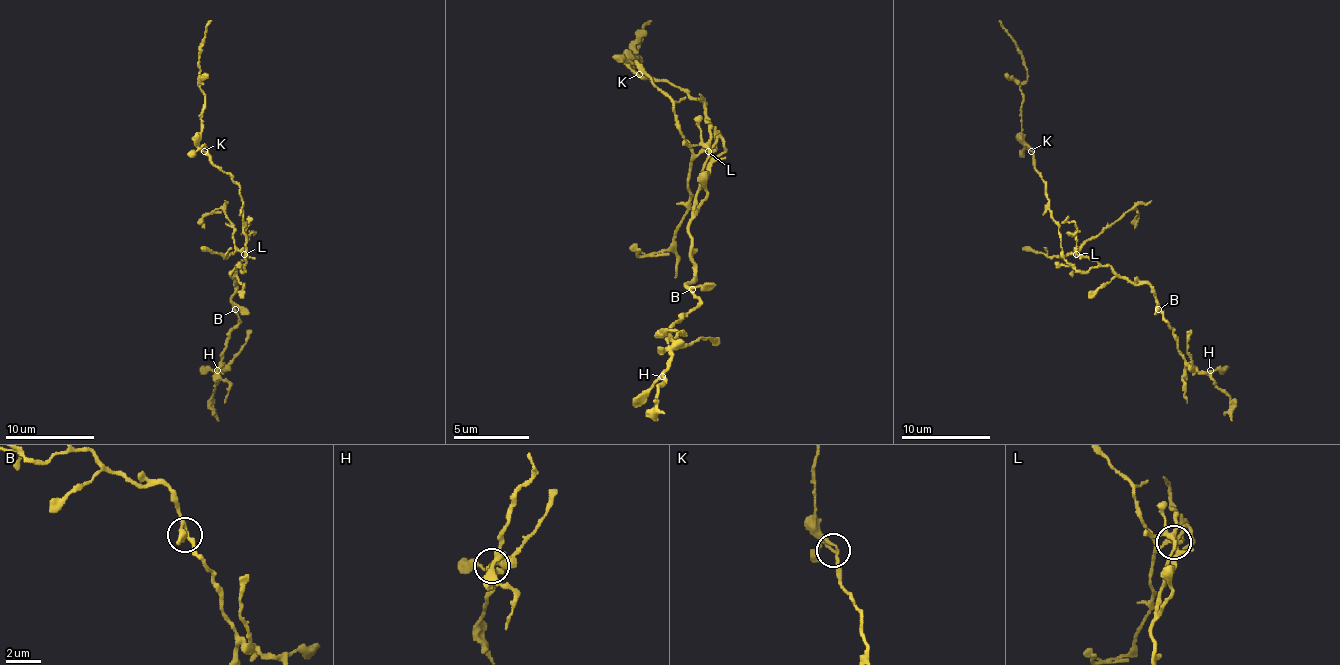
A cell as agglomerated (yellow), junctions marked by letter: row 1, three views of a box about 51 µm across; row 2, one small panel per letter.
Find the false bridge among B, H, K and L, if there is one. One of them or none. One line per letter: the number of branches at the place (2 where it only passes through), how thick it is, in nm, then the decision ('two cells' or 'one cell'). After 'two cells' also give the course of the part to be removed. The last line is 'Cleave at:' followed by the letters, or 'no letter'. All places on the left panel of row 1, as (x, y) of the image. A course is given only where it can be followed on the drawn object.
B: 3 branches meet; 180 nm thick; one cell
H: 3 branches meet; 190 nm thick; one cell
K: 4 branches meet; 150 nm thick; one cell
L: 4 branches meet; 200 nm thick; two cells; foreign part runs (244, 253), (233, 240), (233, 224), (222, 209), (208, 213), (201, 220), (204, 229)
Cleave at: L

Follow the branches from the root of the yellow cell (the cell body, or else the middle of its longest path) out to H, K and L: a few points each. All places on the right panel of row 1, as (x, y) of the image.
H: (1064, 258), (1082, 271), (1111, 267), (1129, 280), (1145, 280), (1176, 334), (1183, 358), (1199, 372), (1210, 370)
K: (1064, 258), (1058, 222), (1049, 209), (1047, 184), (1035, 169), (1031, 151)
L: (1064, 258), (1082, 271), (1089, 271), (1098, 265), (1096, 260), (1076, 253)

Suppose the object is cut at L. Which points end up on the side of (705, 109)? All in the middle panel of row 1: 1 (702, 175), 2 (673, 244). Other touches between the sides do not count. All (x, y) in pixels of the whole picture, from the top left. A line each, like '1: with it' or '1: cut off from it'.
1: with it
2: cut off from it

